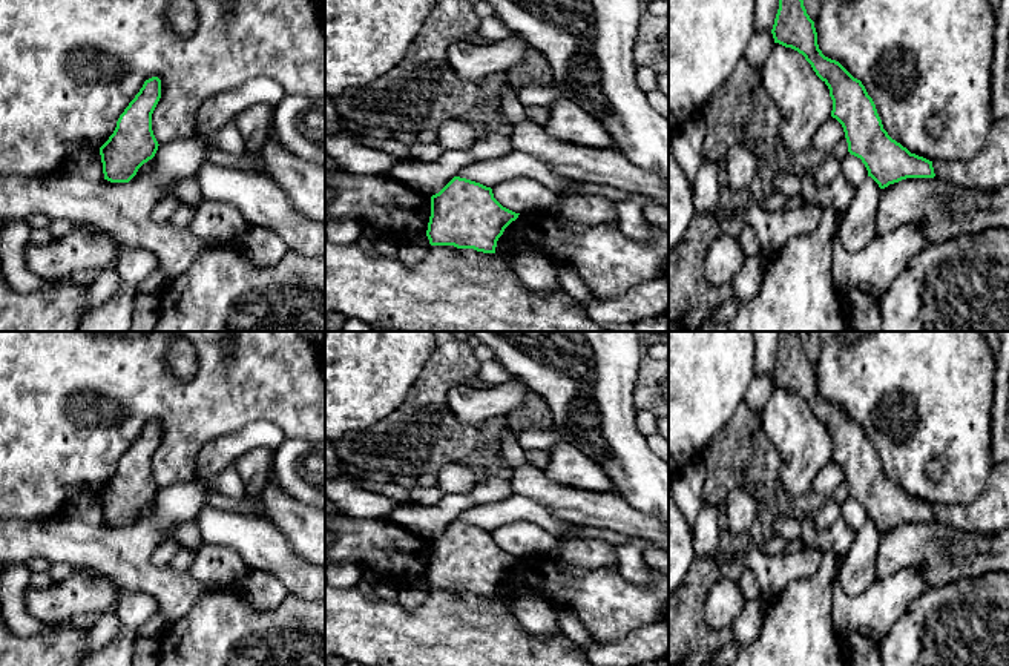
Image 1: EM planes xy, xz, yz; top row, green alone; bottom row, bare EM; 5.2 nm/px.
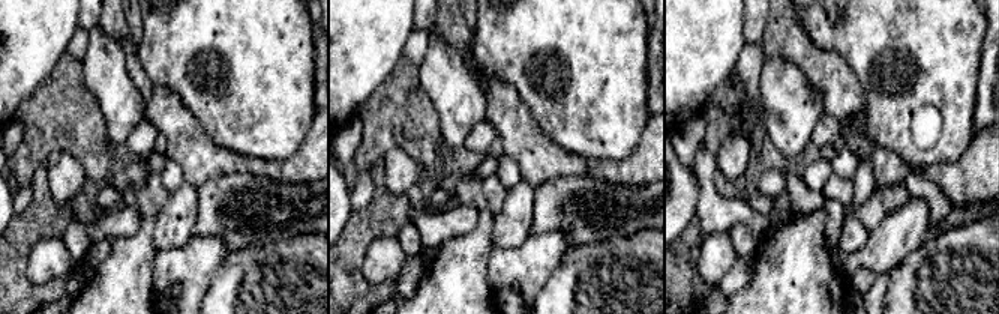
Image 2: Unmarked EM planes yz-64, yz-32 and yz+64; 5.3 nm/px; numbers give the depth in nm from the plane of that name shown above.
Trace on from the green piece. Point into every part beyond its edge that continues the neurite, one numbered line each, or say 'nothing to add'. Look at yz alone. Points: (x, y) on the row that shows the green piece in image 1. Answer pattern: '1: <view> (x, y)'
1: yz (988, 171)

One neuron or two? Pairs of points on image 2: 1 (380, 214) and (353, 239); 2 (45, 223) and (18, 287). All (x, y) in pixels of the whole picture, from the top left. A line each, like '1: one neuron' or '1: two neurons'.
1: one neuron
2: one neuron

